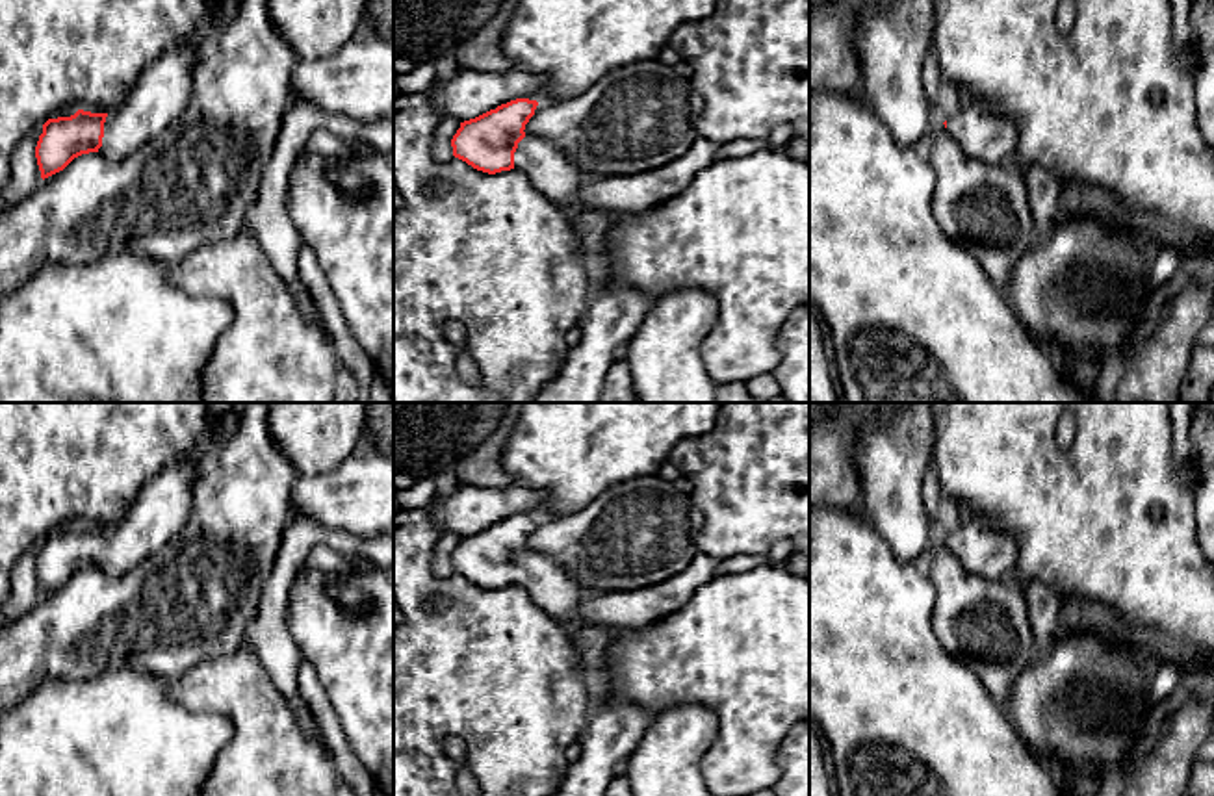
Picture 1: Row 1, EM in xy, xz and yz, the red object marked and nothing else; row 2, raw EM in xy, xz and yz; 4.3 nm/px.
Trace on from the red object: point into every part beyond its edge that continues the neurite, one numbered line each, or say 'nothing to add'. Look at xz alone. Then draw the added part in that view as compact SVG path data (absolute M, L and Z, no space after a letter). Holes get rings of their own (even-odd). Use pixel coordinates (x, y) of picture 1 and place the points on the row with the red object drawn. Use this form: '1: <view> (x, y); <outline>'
1: xz (552, 173); M525 135L514 152L514 169L568 217L581 212L577 193L588 178L553 141Z

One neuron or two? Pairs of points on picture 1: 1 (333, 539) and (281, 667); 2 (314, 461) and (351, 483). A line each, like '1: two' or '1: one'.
1: one
2: two

